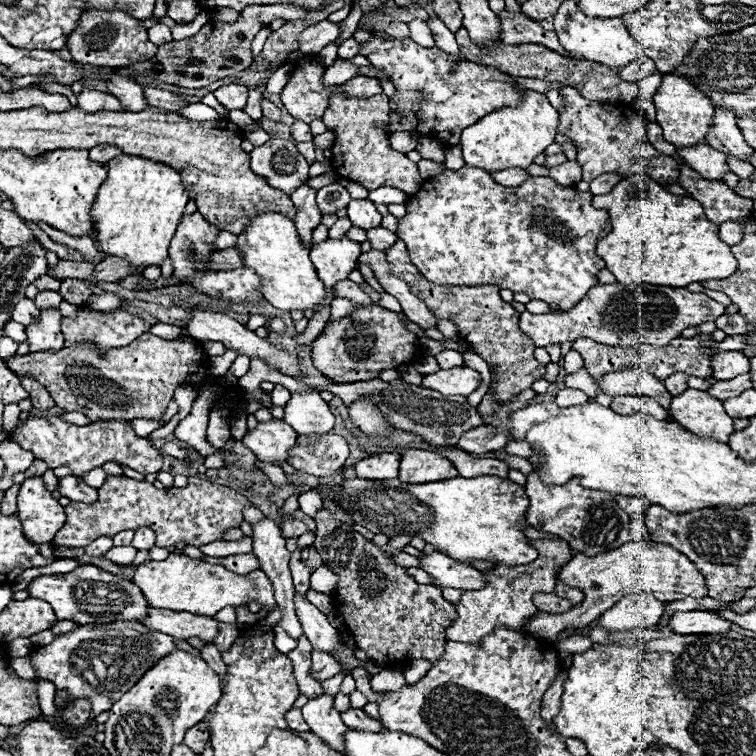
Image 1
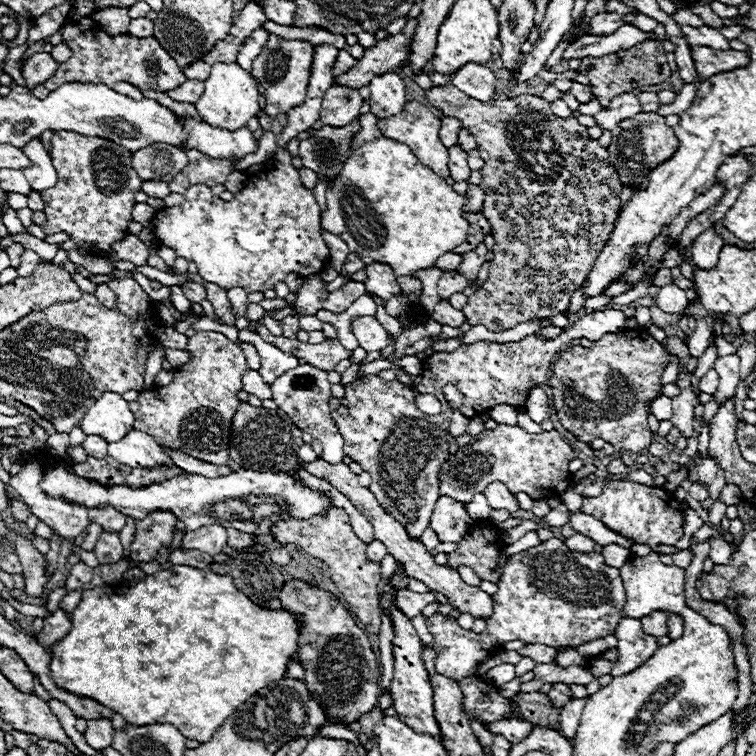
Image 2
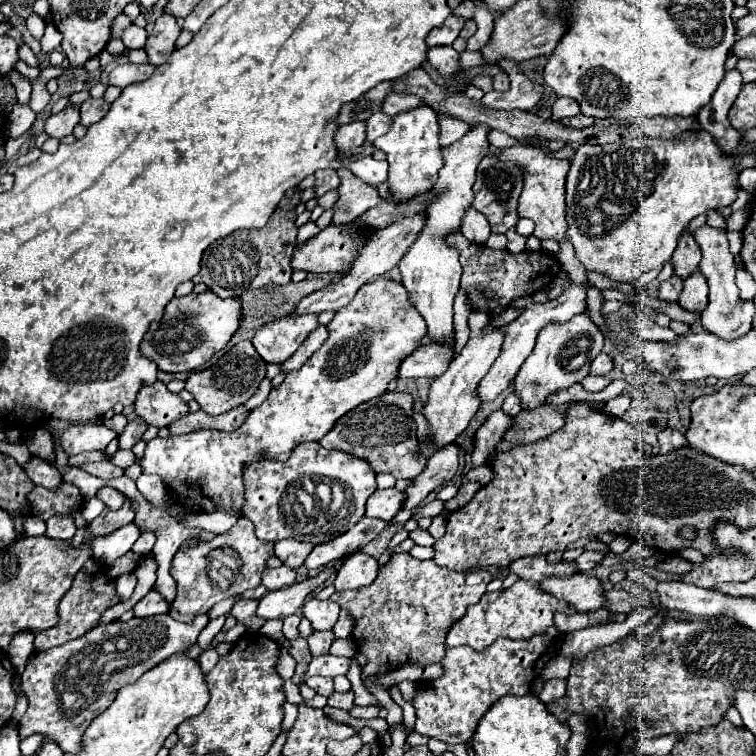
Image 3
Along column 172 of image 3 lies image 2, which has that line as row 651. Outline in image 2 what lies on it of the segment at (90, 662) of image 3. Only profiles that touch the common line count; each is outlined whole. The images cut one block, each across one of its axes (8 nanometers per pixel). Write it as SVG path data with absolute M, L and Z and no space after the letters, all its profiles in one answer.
M622 618L618 622L614 636L618 638L618 654L620 656L614 662L612 676L632 672L636 666L644 664L658 650L656 638L644 634L642 624L636 618Z

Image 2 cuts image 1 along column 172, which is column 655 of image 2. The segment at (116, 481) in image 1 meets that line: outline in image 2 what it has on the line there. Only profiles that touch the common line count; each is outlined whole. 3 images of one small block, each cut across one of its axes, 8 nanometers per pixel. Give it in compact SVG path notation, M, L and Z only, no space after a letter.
M632 480L608 482L600 496L584 498L582 512L596 516L602 524L606 524L616 534L628 540L634 540L636 544L648 544L652 548L658 544L674 546L684 536L684 530L682 530L684 512L676 496L662 488L642 486Z

